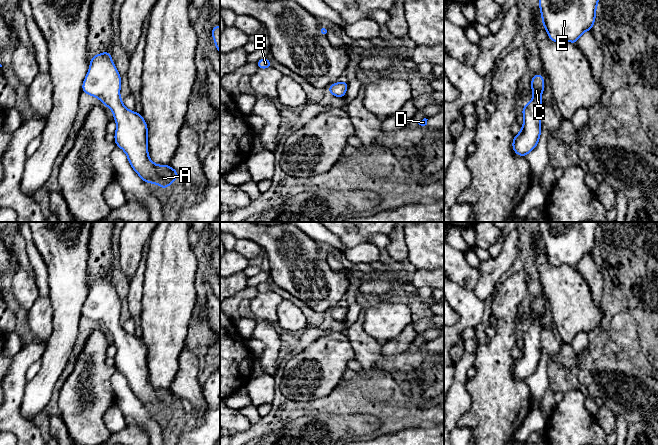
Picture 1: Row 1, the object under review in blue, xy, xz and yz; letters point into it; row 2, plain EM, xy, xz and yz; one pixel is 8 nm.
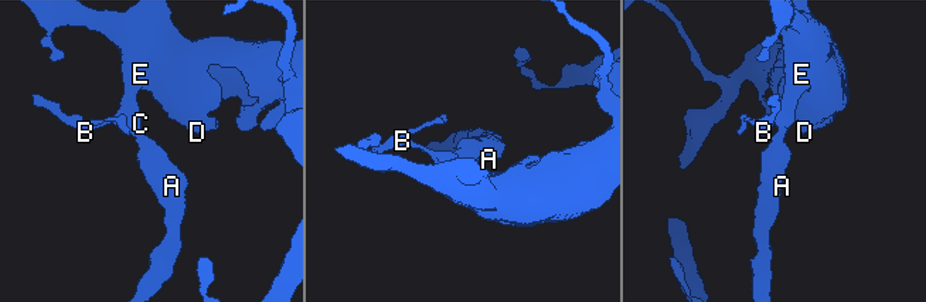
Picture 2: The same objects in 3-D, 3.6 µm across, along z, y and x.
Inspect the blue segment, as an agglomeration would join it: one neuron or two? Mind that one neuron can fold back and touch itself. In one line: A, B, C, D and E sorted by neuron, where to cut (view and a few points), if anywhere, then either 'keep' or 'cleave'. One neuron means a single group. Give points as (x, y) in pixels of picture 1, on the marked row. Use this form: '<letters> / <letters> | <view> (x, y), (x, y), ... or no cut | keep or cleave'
A B C D E | no cut | keep

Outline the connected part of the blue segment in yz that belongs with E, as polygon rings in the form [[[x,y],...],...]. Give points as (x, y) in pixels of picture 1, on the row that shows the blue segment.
[[[539,0],[542,25],[553,42],[569,41],[576,44],[581,35],[591,31],[596,18],[599,0]]]

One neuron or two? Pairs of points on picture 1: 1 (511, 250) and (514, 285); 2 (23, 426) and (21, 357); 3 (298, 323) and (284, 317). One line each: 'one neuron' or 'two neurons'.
1: two neurons
2: one neuron
3: one neuron

